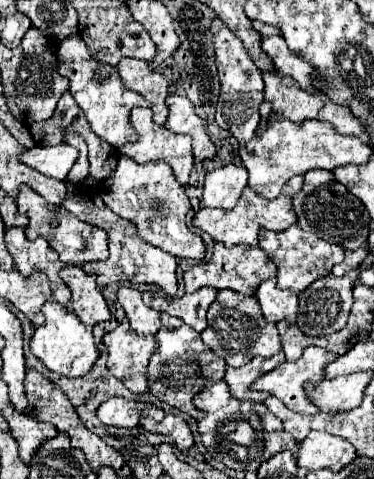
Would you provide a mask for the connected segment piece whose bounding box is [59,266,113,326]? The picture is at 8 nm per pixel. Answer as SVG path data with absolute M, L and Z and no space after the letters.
M65 266L59 276L73 292L71 312L85 326L95 326L99 322L109 322L113 318L101 290L95 284L95 278L91 274L85 274L81 266Z

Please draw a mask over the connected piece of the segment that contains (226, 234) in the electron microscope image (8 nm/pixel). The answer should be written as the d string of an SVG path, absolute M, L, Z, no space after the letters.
M293 176L281 190L281 194L275 200L265 200L259 194L253 194L253 190L245 188L237 206L233 210L221 210L221 208L201 208L195 218L193 218L193 226L201 228L203 232L207 232L215 242L223 242L225 246L237 246L237 244L245 244L245 246L257 246L257 232L259 226L273 230L273 232L281 232L285 228L289 228L291 224L297 222L297 216L293 214L293 196L301 190L303 186L303 176Z

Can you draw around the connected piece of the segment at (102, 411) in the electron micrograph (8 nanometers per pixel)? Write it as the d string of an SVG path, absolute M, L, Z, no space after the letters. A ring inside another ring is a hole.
M111 398L103 402L97 410L97 418L105 426L115 426L115 428L135 428L139 424L139 408L137 402L125 400L125 398Z

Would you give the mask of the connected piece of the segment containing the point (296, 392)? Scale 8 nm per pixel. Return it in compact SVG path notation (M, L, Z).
M309 346L305 348L305 354L297 362L283 362L277 370L253 382L253 390L265 390L277 396L293 412L315 414L319 410L305 398L303 384L305 382L319 384L323 380L323 368L335 358L337 356L335 354L331 356L325 348Z

